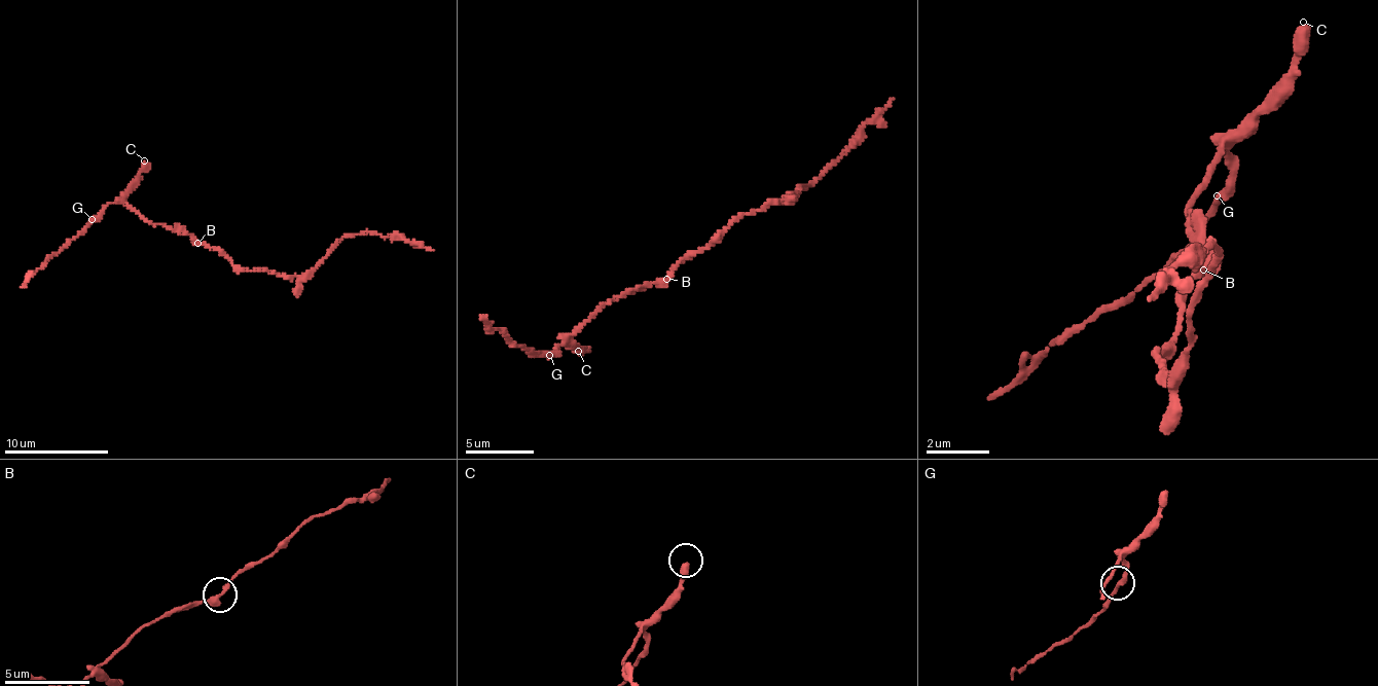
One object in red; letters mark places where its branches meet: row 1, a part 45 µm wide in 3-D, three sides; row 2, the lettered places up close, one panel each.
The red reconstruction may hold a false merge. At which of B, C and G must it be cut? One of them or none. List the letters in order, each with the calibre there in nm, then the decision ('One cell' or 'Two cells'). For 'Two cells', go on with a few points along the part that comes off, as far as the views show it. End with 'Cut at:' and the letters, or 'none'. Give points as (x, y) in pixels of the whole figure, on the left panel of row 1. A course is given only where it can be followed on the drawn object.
B: Thickness 320 nm. Two cells. Course of the part to remove: (196, 242), (205, 242), (250, 271), (288, 276), (309, 274), (342, 240), (356, 235), (401, 237), (433, 250)
C: Thickness 480 nm. One cell
G: Thickness 260 nm. One cell
Cut at: B

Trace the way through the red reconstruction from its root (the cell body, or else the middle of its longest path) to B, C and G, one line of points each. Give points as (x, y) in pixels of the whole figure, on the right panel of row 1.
B: (1191, 267), (1203, 267)
C: (1191, 267), (1201, 267), (1205, 244), (1189, 244), (1189, 211), (1232, 132), (1282, 76), (1303, 22)
G: (1191, 267), (1201, 267), (1205, 244), (1189, 244), (1189, 211), (1224, 147), (1229, 147), (1226, 185), (1218, 193)

